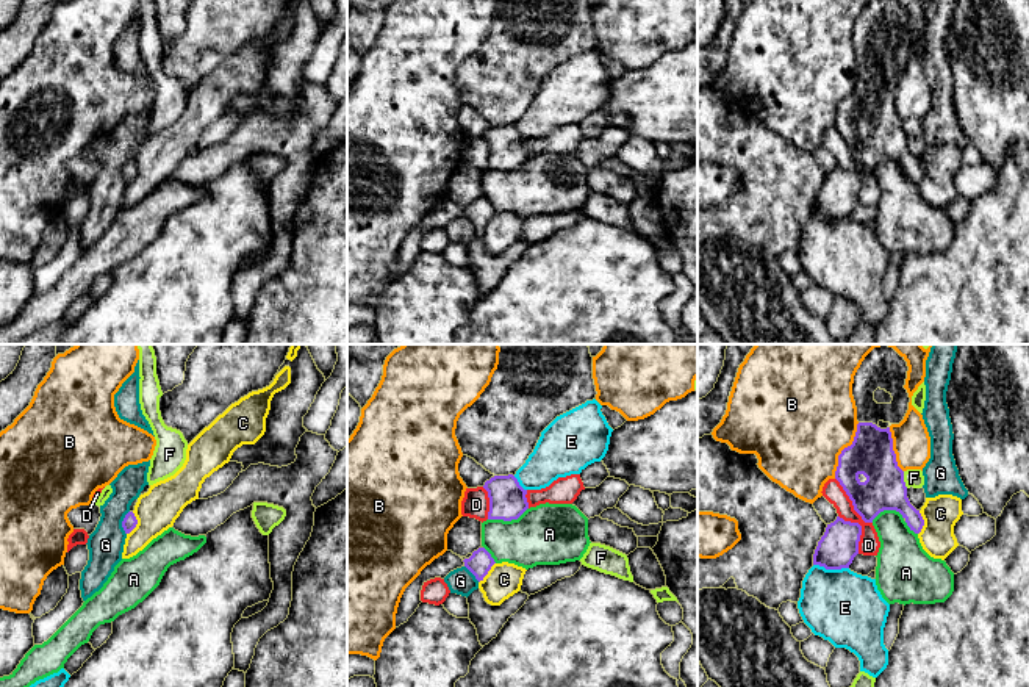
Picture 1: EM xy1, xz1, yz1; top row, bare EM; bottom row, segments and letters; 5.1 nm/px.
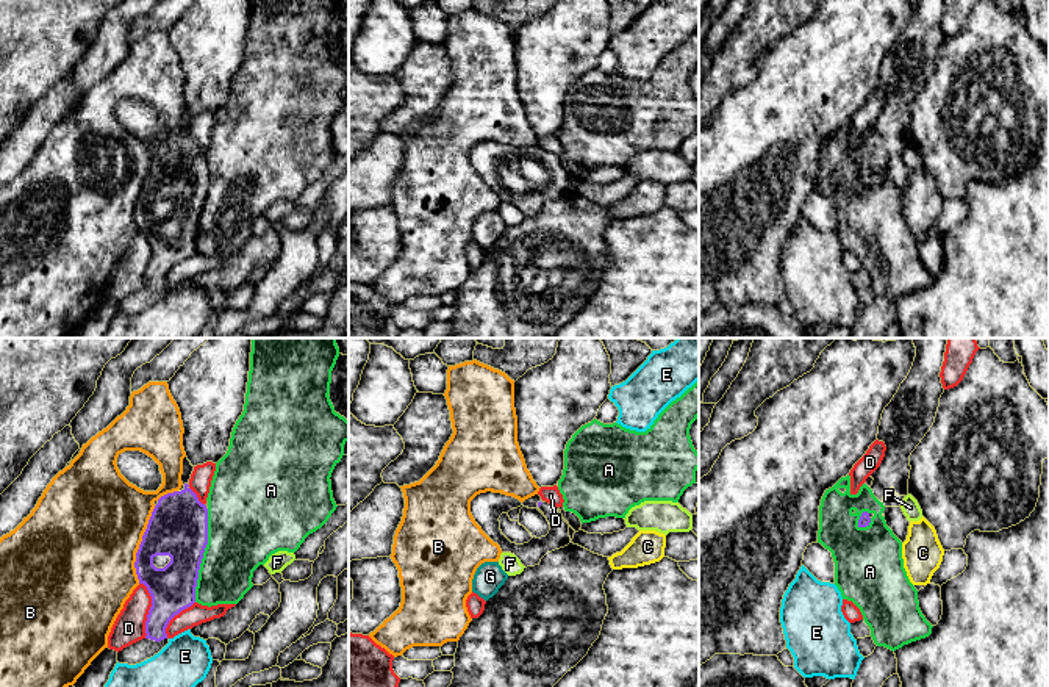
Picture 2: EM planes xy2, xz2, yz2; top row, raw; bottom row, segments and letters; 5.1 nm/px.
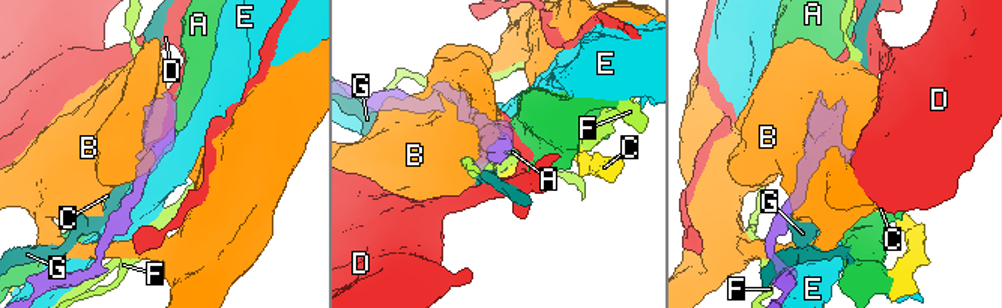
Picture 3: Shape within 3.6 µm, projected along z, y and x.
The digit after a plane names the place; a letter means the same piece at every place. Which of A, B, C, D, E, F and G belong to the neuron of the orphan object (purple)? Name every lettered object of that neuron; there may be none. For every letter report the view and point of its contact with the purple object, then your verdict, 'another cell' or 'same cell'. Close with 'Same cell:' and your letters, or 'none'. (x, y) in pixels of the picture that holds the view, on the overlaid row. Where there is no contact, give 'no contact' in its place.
A: xy2 (202, 556) | another cell
B: xy2 (139, 545) | another cell
C: xy1 (136, 523) | another cell
D: xy2 (150, 609) | another cell
E: yz1 (831, 568) | another cell
F: yz1 (903, 479) | another cell
G: xy1 (122, 523) | another cell
Same cell: none

